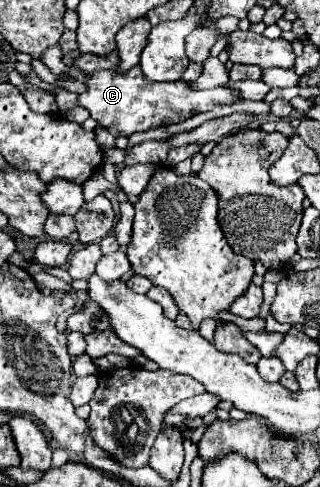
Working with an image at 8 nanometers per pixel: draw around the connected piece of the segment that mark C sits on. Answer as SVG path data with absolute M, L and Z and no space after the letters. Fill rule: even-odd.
M131 67L125 73L117 71L97 71L93 75L87 75L85 81L87 91L77 95L77 105L85 107L91 117L105 129L109 129L115 137L119 135L131 135L135 131L149 131L159 127L159 123L177 123L185 117L189 117L191 109L207 111L215 105L233 103L239 101L235 93L227 87L215 87L209 91L193 91L185 81L173 81L173 83L153 83L149 81L141 67Z

